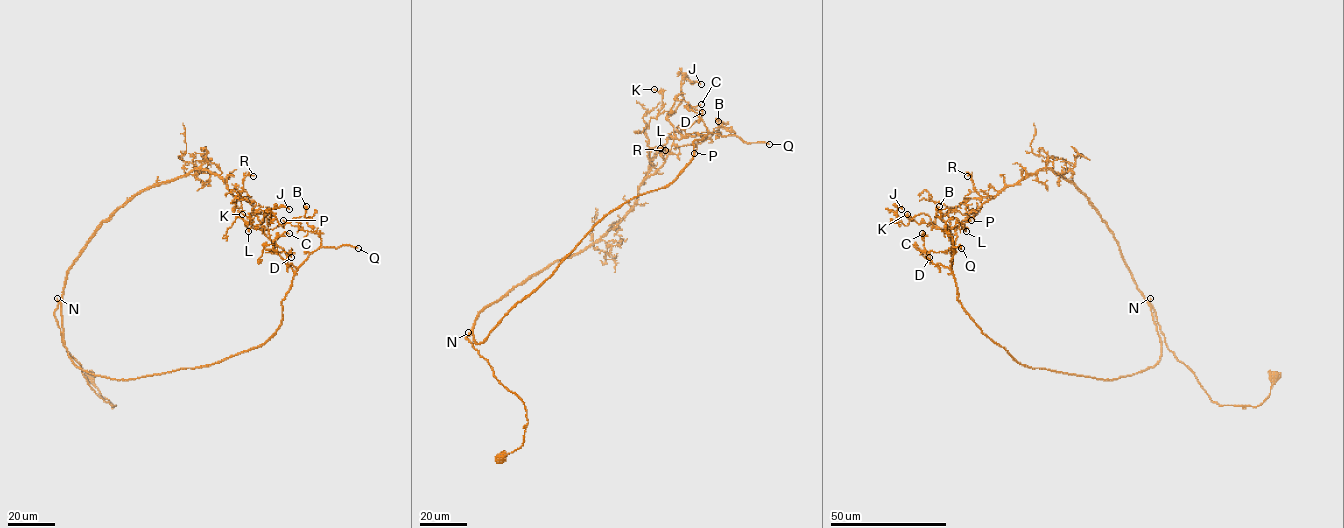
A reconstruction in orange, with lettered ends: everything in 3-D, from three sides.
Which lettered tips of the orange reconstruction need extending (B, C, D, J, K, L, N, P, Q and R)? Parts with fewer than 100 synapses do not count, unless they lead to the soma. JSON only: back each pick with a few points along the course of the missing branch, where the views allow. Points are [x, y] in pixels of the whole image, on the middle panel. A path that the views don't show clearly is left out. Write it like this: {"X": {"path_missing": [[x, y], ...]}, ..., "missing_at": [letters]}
{"missing_at": ["Q"]}

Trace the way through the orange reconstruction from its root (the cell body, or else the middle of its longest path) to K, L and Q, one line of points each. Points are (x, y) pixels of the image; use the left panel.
K: (90, 377), (116, 405), (89, 385), (54, 315), (93, 232), (195, 169), (218, 176), (251, 223), (242, 214)
L: (90, 377), (116, 405), (88, 383), (54, 311), (103, 222), (206, 169), (251, 204), (248, 231)
Q: (90, 377), (116, 405), (54, 311), (93, 232), (147, 189), (206, 169), (266, 229), (358, 248)

